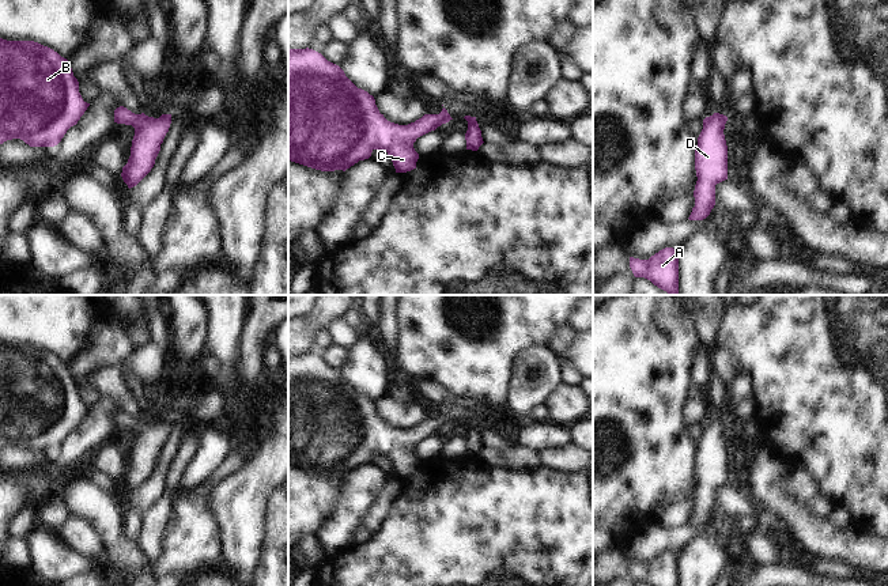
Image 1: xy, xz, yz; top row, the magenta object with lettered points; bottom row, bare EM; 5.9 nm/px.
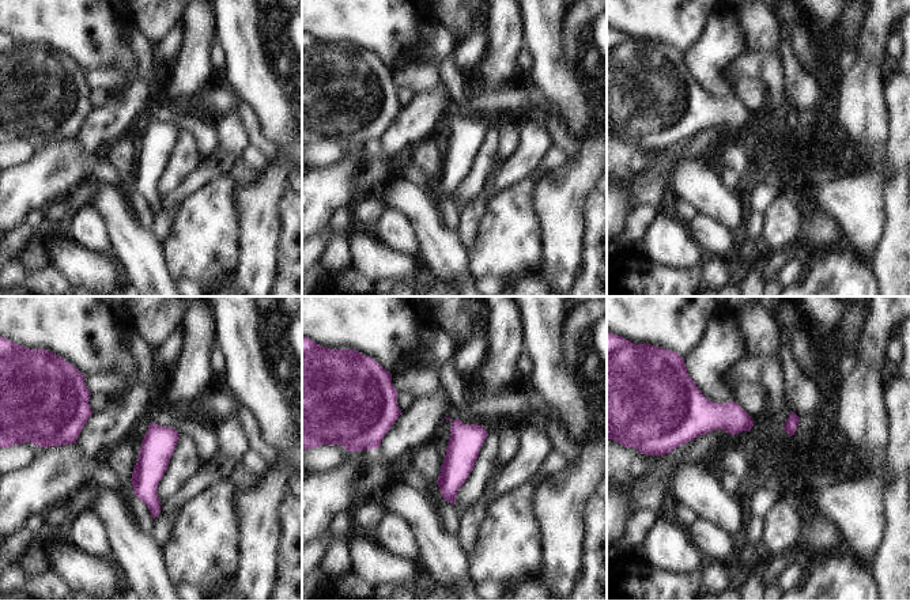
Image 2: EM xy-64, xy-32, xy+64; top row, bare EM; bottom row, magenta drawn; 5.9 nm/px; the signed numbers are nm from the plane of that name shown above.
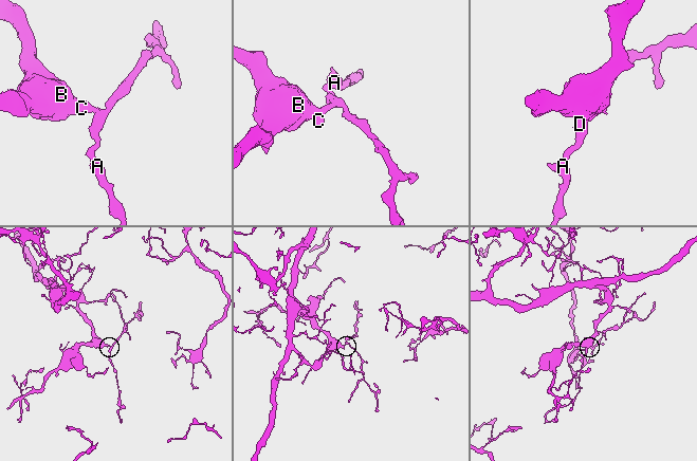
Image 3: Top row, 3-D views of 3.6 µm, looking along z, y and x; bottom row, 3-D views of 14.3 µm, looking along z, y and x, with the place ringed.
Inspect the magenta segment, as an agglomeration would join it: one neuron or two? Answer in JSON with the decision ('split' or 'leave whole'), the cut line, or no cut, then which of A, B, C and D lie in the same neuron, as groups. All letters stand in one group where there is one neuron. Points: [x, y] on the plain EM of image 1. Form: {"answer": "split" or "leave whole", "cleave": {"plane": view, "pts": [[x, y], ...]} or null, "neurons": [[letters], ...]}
{"answer": "leave whole", "cleave": null, "neurons": [["A", "B", "C", "D"]]}

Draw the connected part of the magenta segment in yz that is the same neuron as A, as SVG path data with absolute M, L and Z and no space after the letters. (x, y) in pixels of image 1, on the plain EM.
M665 552L649 564L630 562L630 572L635 582L650 586L679 586L679 556Z

